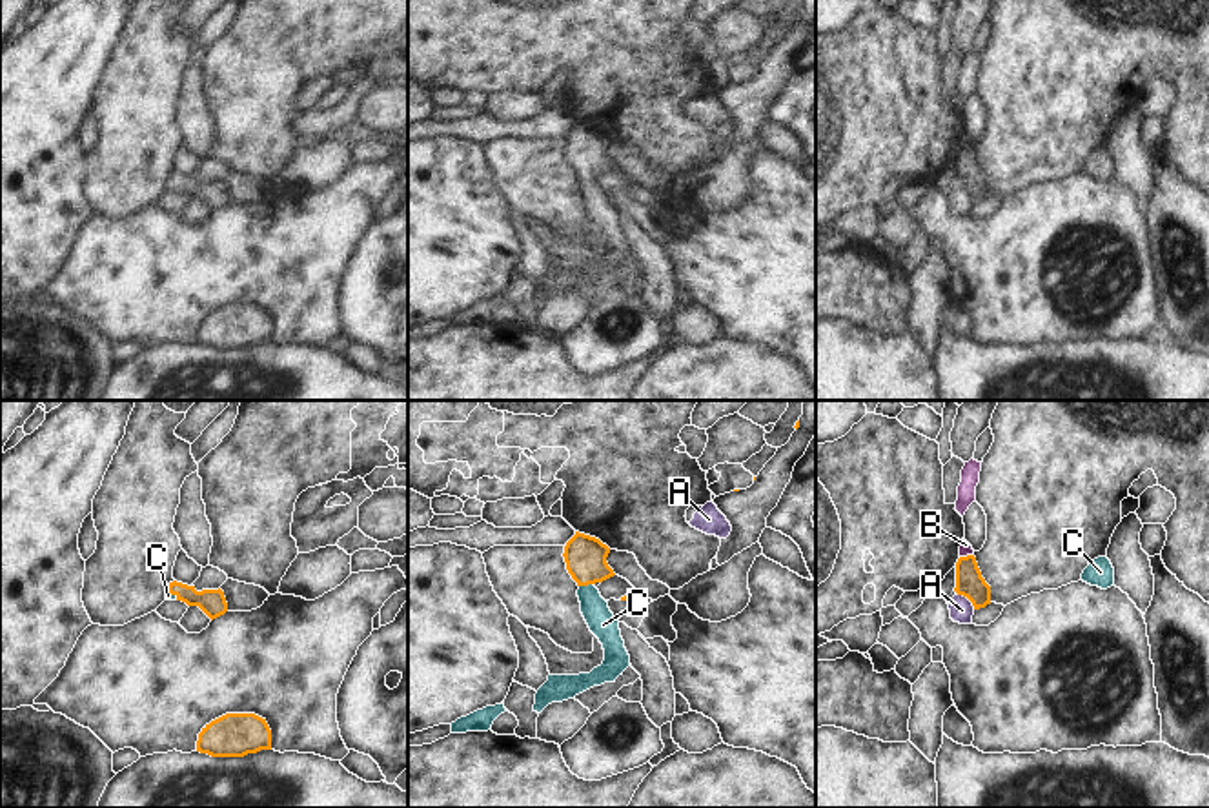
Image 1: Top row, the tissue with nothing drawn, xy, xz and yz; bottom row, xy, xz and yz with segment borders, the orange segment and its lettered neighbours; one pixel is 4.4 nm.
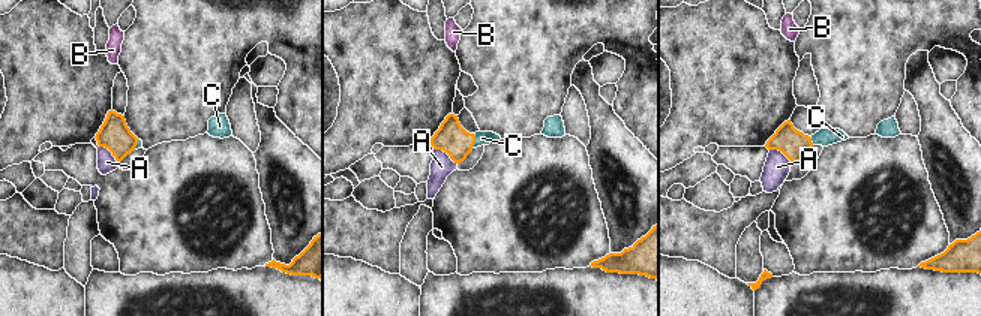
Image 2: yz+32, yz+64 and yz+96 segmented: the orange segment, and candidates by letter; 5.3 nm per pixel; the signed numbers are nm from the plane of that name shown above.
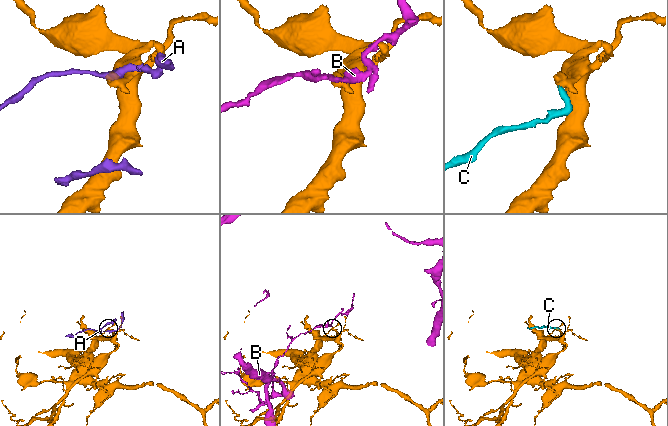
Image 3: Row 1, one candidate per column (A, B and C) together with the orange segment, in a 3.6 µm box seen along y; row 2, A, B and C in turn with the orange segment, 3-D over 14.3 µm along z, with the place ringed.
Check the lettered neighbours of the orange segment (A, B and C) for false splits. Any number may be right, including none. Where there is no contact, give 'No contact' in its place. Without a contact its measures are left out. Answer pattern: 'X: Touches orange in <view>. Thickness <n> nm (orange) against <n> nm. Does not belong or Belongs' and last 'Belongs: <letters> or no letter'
A: Touches orange in yz. Thickness 130 nm (orange) against 110 nm. Does not belong
B: Touches orange in yz. Thickness 130 nm (orange) against 60 nm. Does not belong
C: Touches orange in xz. Thickness 180 nm (orange) against 120 nm. Belongs
Belongs: C

